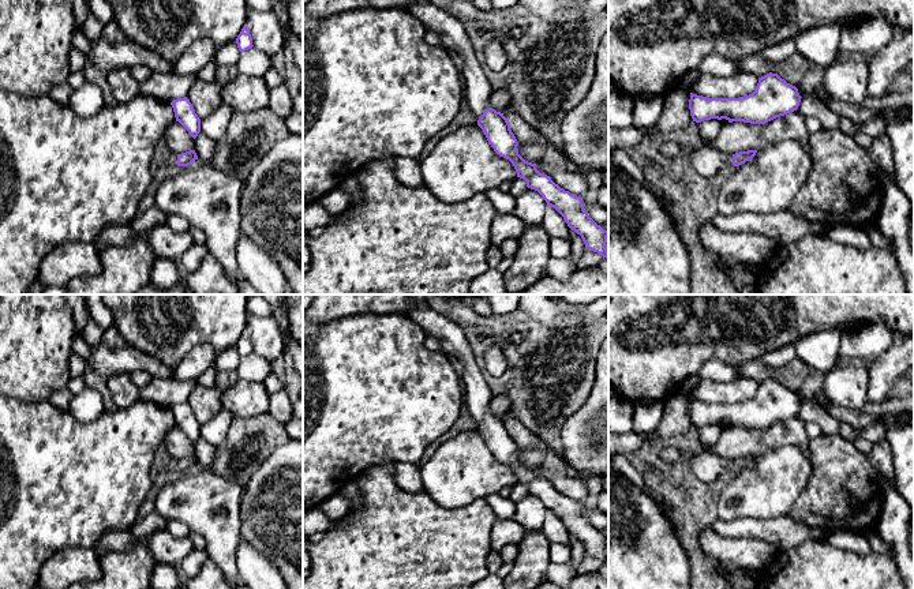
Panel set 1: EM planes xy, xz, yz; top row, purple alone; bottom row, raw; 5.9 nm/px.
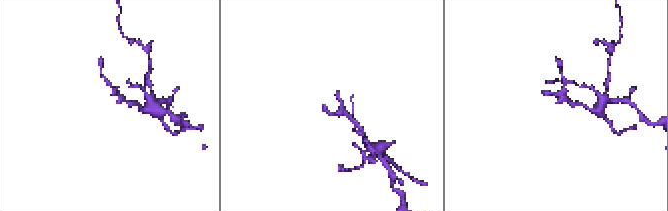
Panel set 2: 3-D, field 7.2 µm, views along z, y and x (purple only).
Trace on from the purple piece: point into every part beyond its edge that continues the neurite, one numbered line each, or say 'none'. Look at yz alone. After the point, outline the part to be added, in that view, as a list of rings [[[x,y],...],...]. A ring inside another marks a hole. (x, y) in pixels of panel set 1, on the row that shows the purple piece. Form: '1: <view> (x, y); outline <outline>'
1: yz (708, 161); outline [[[704,145],[690,153],[686,151],[686,158],[693,169],[707,179],[716,176],[724,166],[734,166],[733,154],[722,153],[712,145]]]

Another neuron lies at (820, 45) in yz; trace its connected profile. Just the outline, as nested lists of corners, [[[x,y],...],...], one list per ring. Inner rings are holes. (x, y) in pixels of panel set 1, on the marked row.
[[[838,23],[812,27],[794,38],[797,52],[808,61],[827,68],[840,57],[840,33]]]

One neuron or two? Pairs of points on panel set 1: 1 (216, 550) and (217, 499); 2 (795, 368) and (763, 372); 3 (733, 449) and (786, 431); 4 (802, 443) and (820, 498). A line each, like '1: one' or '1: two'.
1: one
2: one
3: one
4: two

